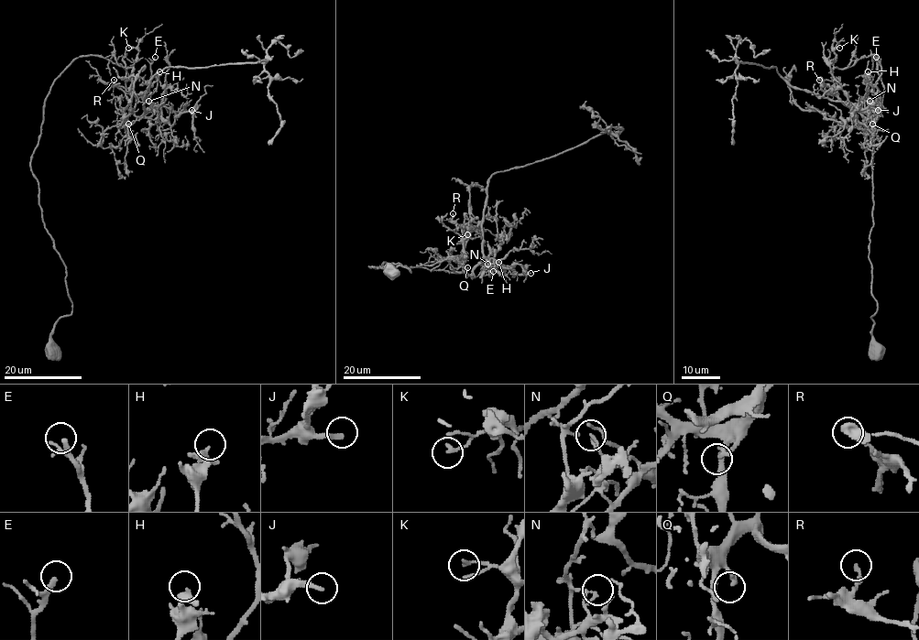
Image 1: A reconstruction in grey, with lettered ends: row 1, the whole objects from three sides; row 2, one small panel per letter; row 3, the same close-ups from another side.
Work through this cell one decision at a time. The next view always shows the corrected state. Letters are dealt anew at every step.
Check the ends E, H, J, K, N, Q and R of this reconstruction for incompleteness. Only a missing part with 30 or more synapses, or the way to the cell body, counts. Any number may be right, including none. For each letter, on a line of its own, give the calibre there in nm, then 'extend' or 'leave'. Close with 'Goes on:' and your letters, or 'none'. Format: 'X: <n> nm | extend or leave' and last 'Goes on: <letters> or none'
E: 170 nm | extend
H: 280 nm | leave
J: 260 nm | extend
K: 150 nm | leave
N: 170 nm | leave
Q: 200 nm | extend
R: 160 nm | leave
Goes on: E, J, Q

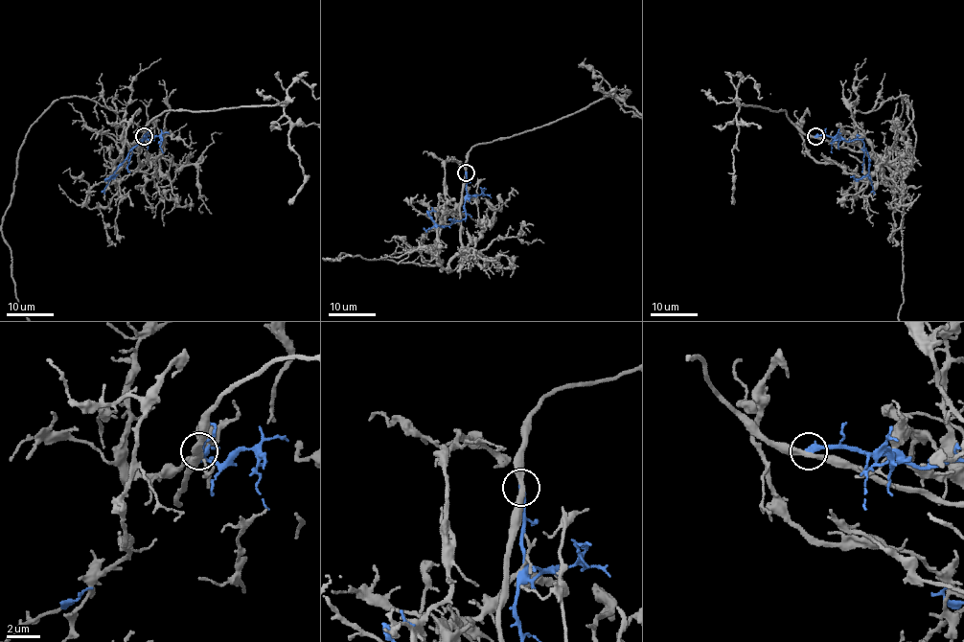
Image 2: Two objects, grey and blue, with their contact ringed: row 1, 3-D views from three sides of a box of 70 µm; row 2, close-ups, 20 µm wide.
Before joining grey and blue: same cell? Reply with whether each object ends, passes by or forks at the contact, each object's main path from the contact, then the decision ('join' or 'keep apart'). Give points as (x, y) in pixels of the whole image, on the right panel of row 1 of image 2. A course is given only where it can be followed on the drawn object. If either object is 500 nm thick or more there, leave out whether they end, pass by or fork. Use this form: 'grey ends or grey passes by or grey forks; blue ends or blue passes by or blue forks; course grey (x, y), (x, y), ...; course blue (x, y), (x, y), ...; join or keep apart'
grey passes by; blue ends; course grey (815, 137), (905, 170), (916, 141), (906, 96), (896, 149); course blue (815, 136), (860, 140), (869, 157), (868, 178), (873, 188), (870, 193); keep apart

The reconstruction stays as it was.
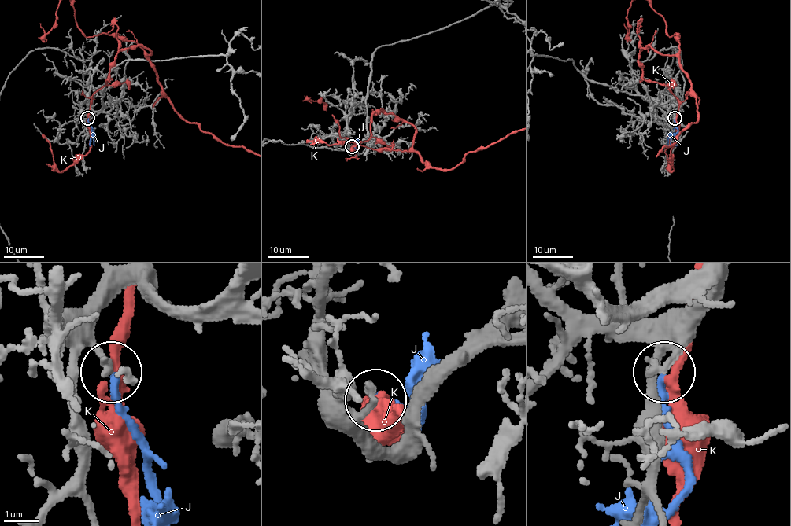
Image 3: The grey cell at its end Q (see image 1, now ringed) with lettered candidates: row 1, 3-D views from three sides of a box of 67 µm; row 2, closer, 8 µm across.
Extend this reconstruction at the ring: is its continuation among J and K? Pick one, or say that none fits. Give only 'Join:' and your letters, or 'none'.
Join: J

